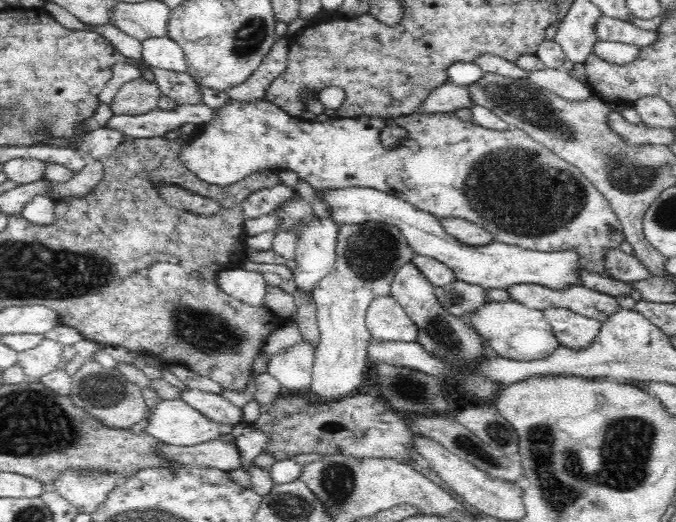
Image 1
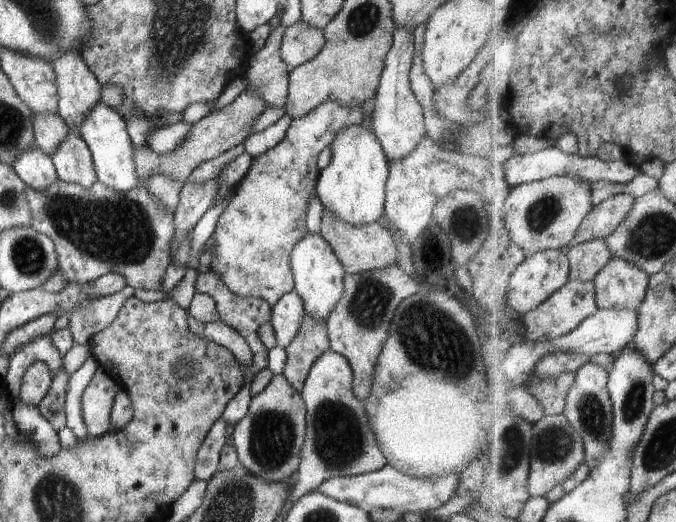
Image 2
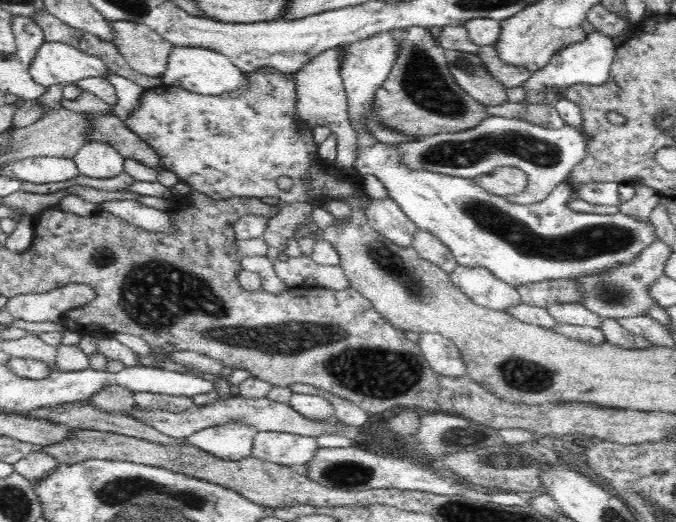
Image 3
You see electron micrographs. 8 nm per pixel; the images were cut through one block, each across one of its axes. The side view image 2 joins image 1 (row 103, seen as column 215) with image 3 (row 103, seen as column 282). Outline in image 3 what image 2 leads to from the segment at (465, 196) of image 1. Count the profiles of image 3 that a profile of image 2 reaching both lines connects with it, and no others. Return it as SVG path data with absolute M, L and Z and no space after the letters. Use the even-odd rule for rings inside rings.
M261 67L251 73L246 73L246 84L244 84L244 86L240 86L240 88L236 88L236 90L232 90L232 92L224 92L224 94L216 96L199 95L182 87L162 84L154 88L147 88L140 95L138 108L135 108L131 112L131 115L125 120L125 123L128 125L128 128L131 128L134 133L156 150L166 170L174 173L179 181L188 183L194 191L210 196L213 200L249 197L265 201L278 200L284 203L300 203L305 202L305 200L308 200L310 197L320 197L321 199L332 198L333 201L337 201L338 198L348 198L348 196L354 196L354 194L358 194L358 192L364 193L364 180L362 175L359 174L357 178L350 177L350 175L344 175L344 170L339 170L338 173L330 173L330 170L335 166L324 165L324 163L320 161L320 158L317 156L319 146L314 144L312 136L312 130L314 128L309 128L307 124L301 124L301 122L297 122L295 119L296 93L295 79L291 75L282 74L276 69L268 70L267 67ZM281 176L292 178L294 184L291 190L280 190L278 187L278 178Z

